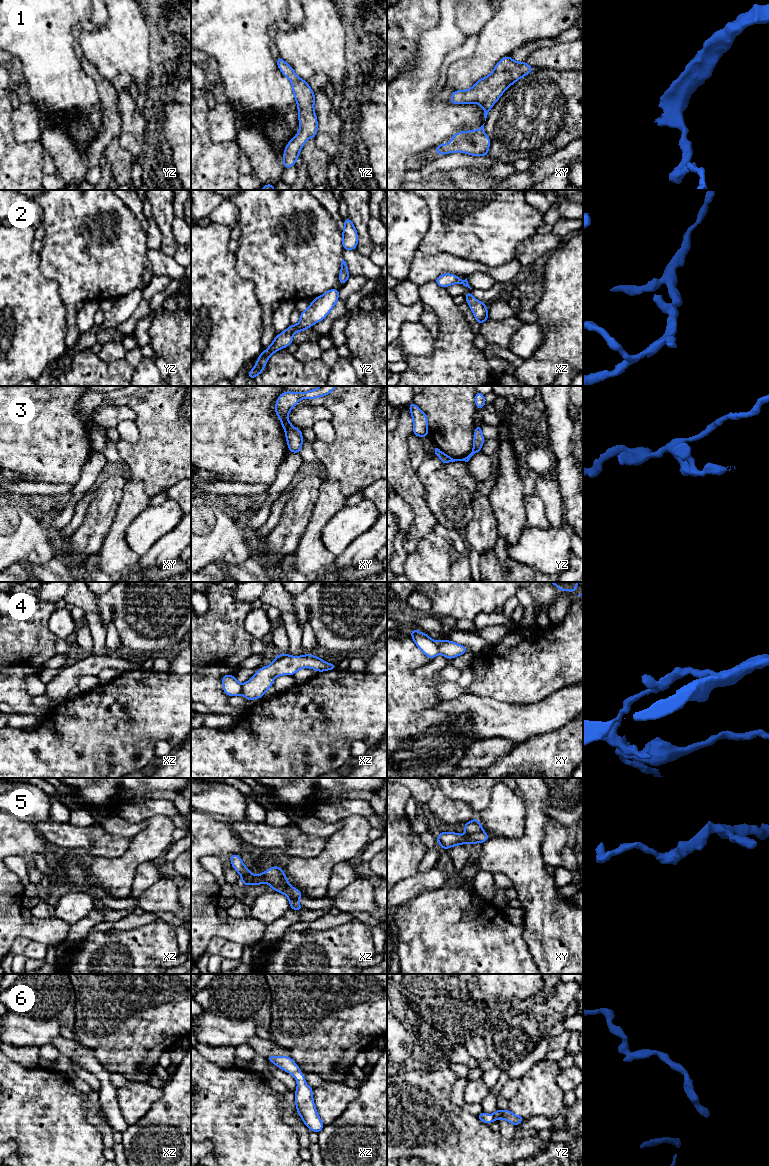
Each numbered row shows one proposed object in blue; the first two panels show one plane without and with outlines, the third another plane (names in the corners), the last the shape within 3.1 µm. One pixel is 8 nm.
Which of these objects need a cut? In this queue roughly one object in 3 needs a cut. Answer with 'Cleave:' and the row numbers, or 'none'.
Cleave: 4, 5

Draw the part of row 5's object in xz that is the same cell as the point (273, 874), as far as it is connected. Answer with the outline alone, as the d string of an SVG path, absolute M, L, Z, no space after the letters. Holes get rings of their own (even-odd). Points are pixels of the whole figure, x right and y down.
M277 865L262 872L262 874L268 880L268 884L271 886L271 889L287 896L290 903L290 909L294 909L297 911L304 909L304 907L299 904L298 900L291 897L287 889L280 884L279 879L281 876L281 872Z

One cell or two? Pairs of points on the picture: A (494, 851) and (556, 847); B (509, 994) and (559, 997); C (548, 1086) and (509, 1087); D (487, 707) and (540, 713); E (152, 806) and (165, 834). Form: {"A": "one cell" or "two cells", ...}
{"A": "two cells", "B": "two cells", "C": "two cells", "D": "one cell", "E": "two cells"}

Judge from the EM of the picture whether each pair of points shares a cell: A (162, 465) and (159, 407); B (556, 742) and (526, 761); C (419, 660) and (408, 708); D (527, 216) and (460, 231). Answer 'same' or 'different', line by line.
A: same
B: same
C: same
D: same

